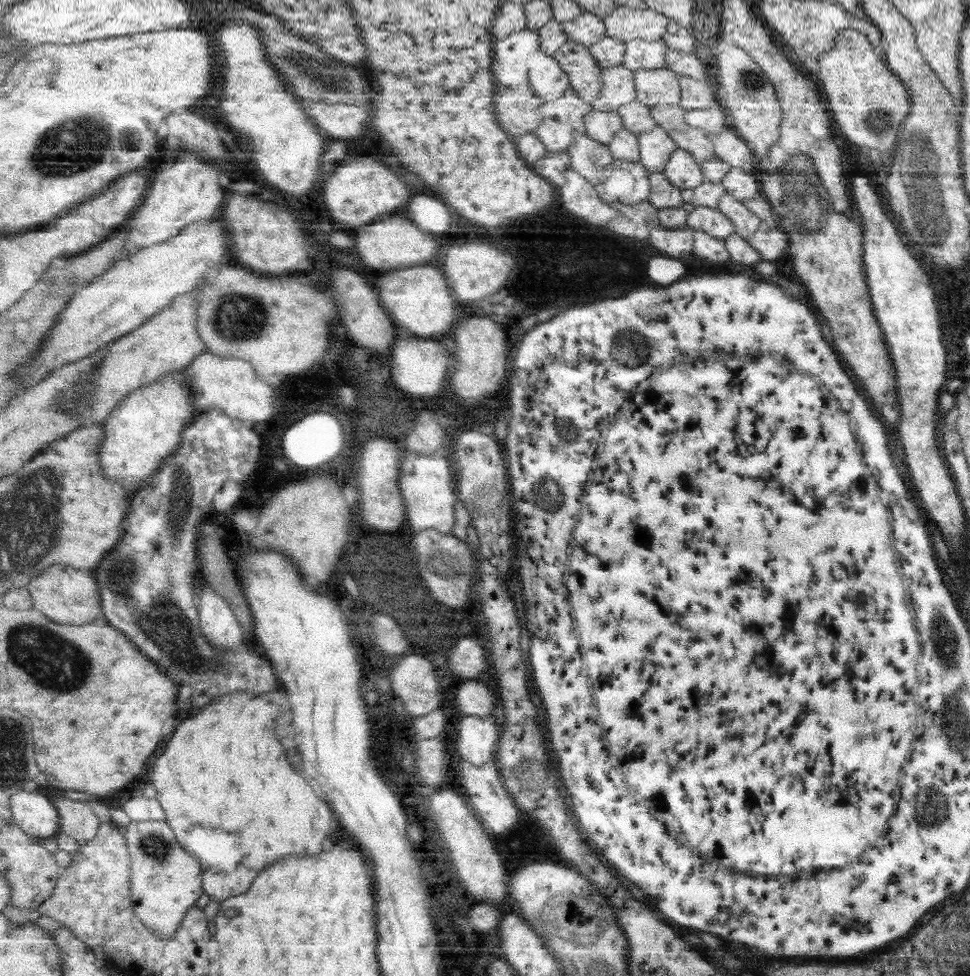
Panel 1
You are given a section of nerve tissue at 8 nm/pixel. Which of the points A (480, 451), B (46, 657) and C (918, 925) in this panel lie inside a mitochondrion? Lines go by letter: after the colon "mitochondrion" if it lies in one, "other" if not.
A: other
B: mitochondrion
C: other

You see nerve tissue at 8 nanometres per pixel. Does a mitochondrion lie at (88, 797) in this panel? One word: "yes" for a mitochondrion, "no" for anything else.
no

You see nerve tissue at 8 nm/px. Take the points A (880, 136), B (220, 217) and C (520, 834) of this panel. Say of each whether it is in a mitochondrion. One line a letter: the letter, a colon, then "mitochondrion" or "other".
A: mitochondrion
B: other
C: other

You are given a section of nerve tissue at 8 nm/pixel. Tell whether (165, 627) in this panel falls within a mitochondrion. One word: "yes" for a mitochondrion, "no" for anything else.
yes

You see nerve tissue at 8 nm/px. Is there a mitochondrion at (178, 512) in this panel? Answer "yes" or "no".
yes

